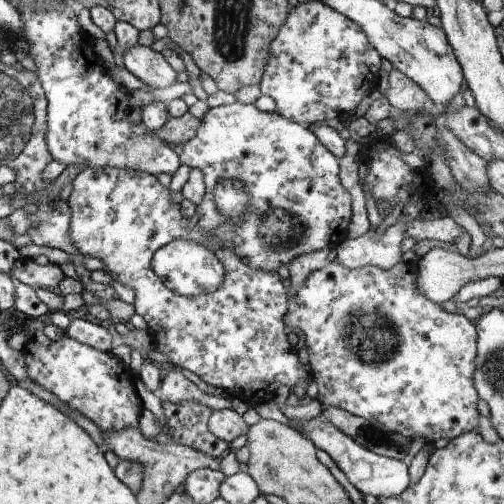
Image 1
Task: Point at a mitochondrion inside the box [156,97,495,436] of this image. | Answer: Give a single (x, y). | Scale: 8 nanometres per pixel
(371, 337)

